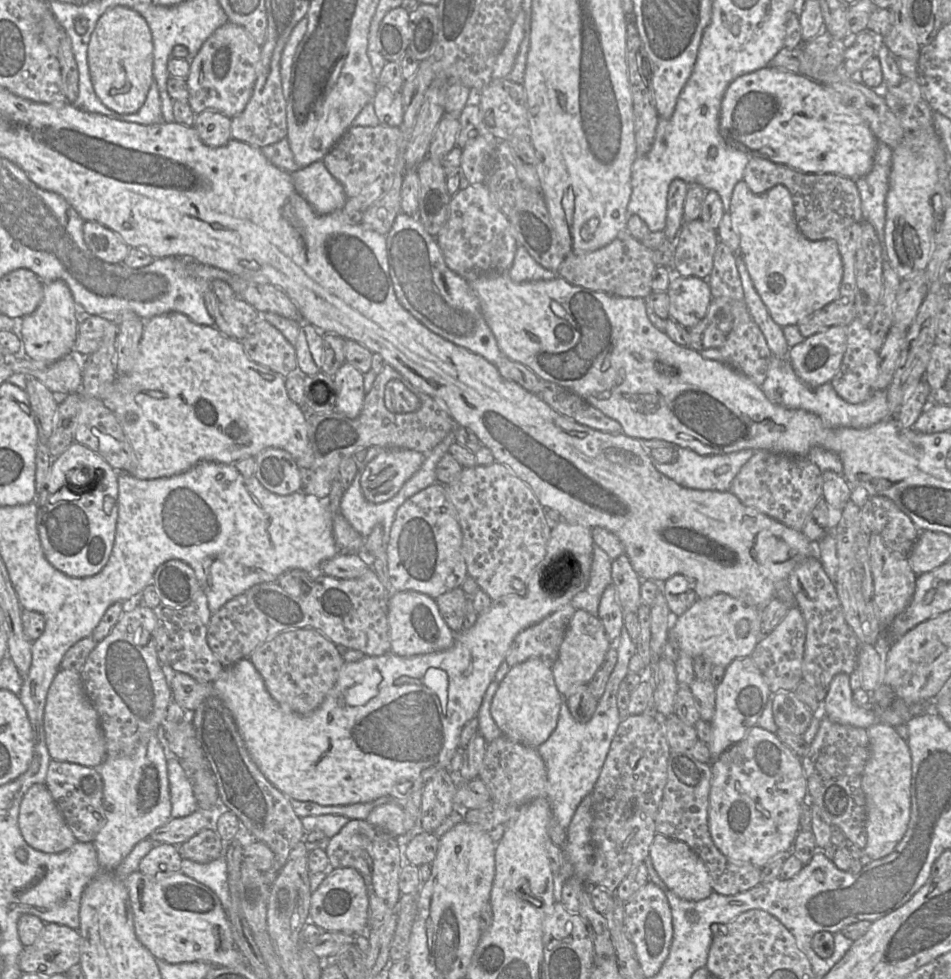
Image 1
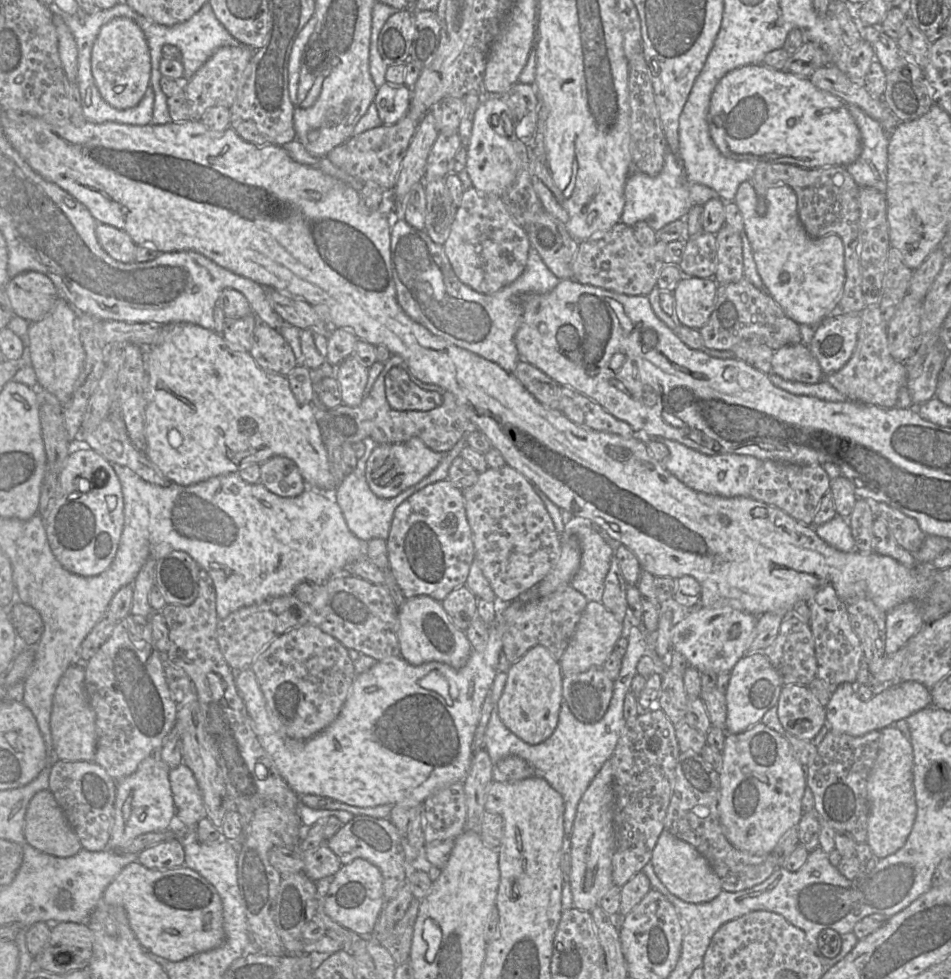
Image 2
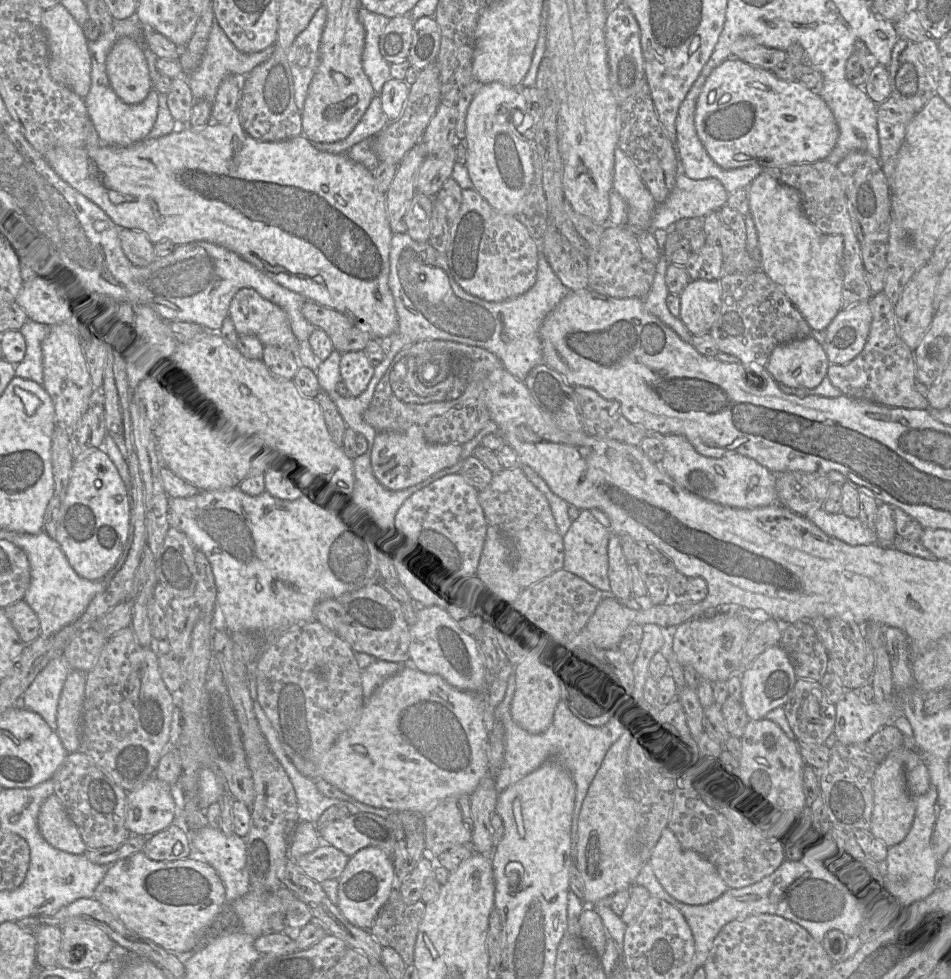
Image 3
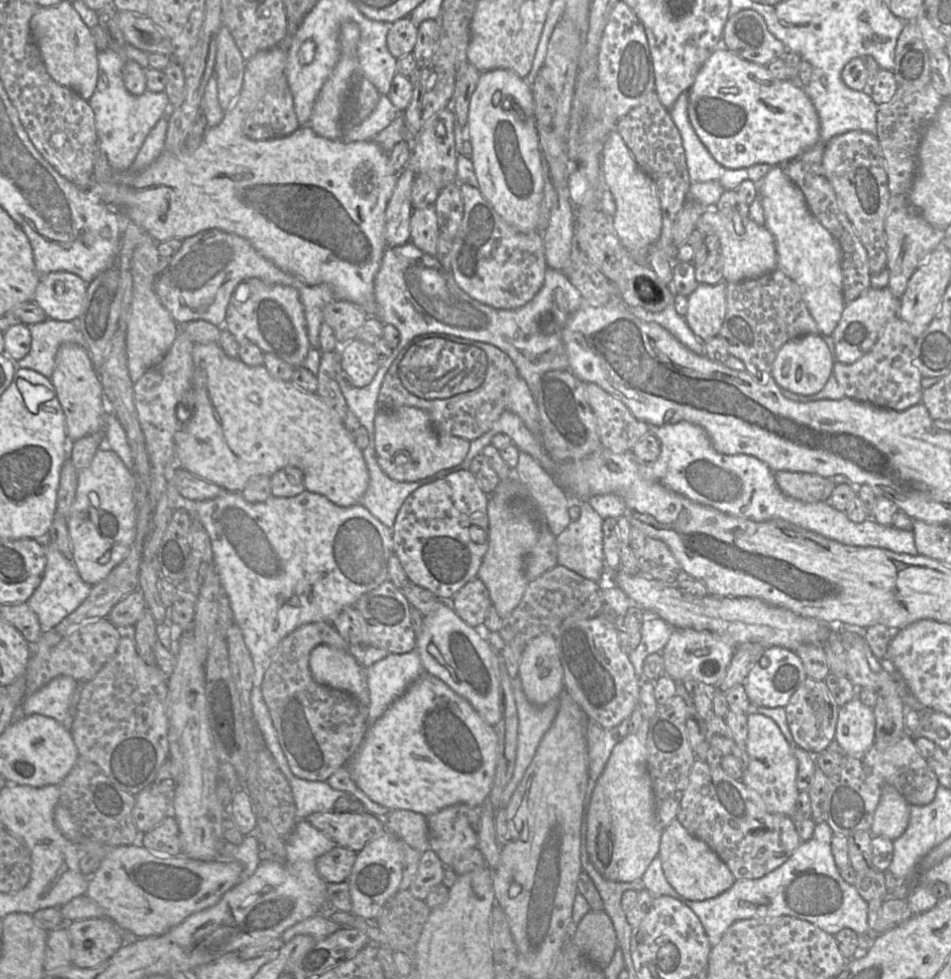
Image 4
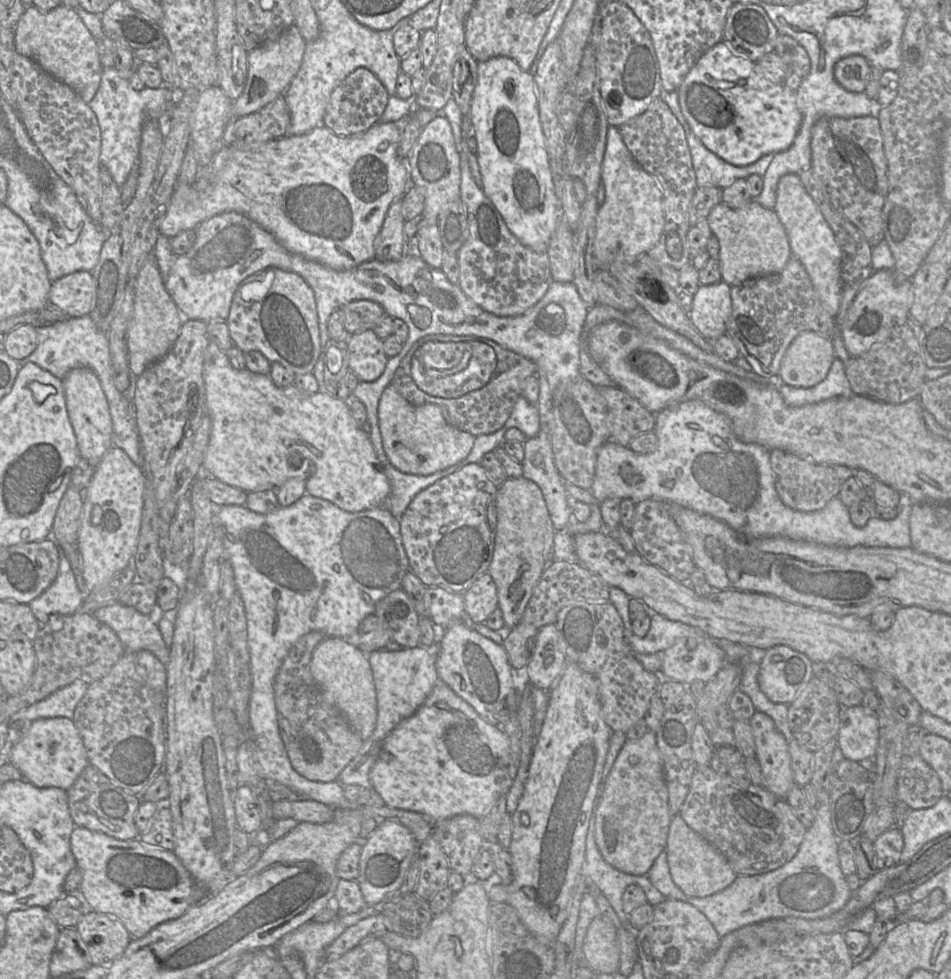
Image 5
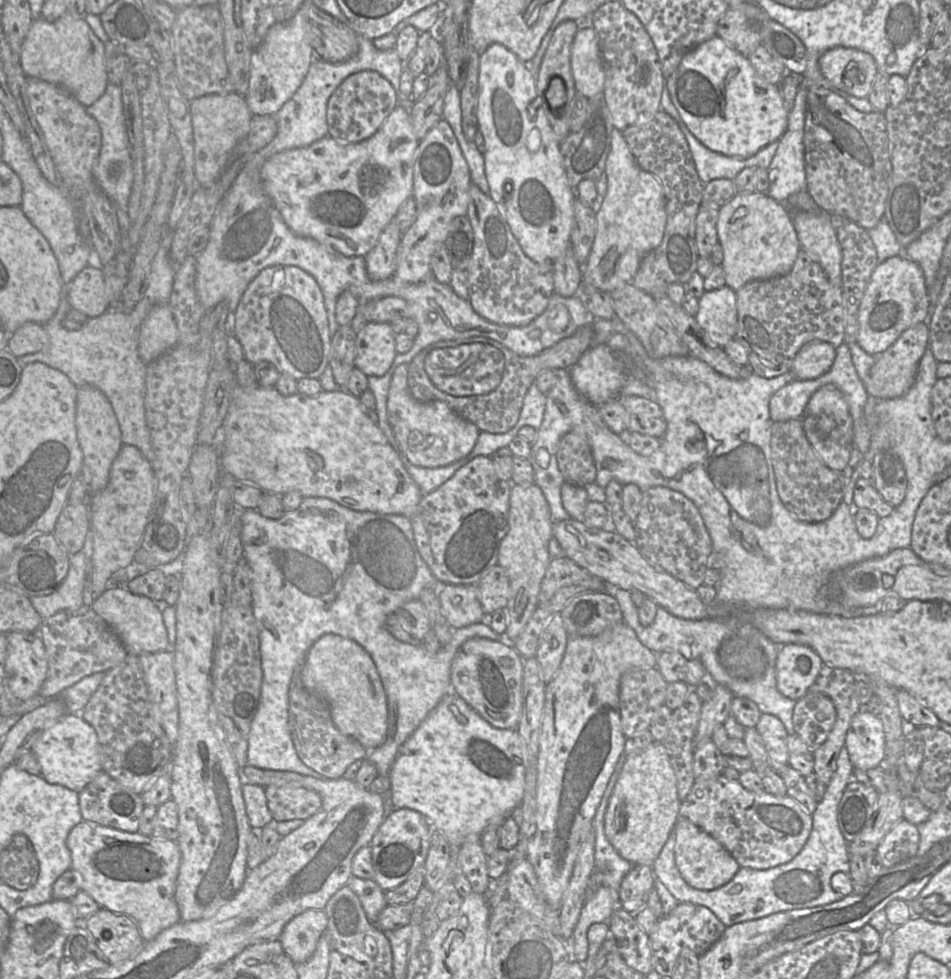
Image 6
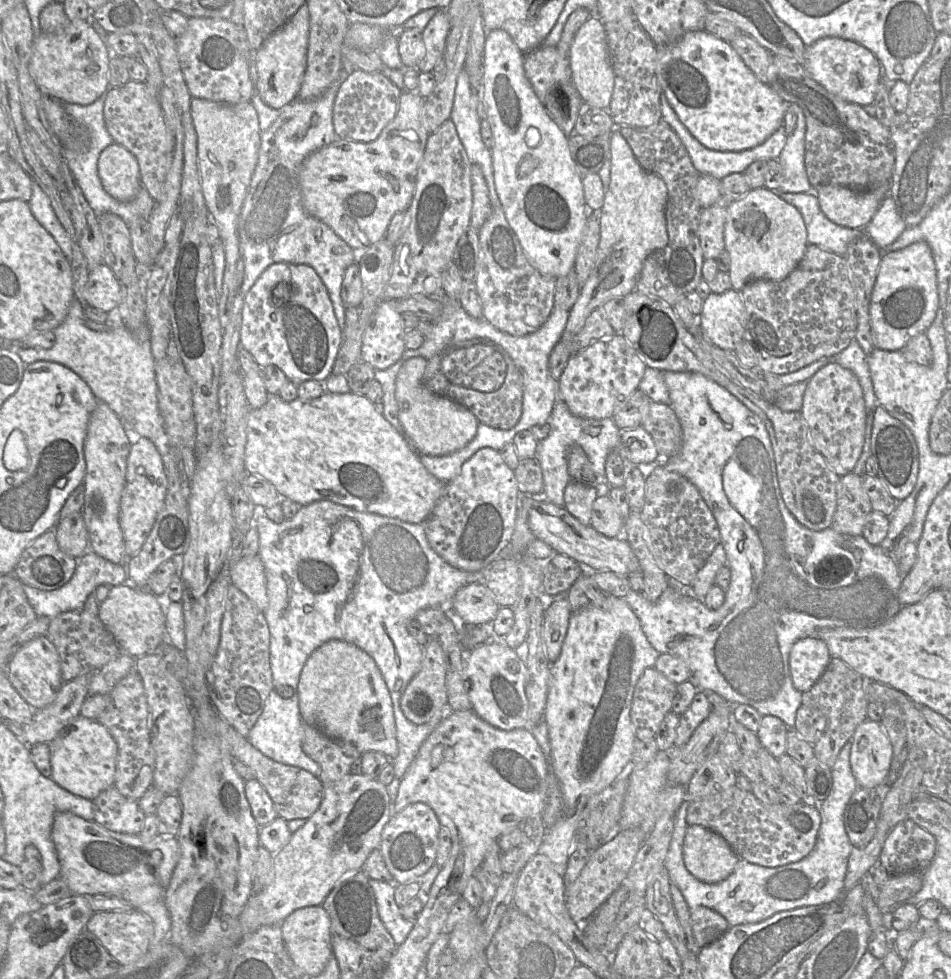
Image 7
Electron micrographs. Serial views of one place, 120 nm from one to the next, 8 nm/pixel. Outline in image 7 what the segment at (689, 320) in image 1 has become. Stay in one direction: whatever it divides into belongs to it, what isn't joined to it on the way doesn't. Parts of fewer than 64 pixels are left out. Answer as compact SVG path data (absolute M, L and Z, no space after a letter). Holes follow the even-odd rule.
M733 288L721 293L711 293L703 302L702 312L698 316L698 330L715 346L734 351L739 343L744 341L746 325L746 310L741 291Z

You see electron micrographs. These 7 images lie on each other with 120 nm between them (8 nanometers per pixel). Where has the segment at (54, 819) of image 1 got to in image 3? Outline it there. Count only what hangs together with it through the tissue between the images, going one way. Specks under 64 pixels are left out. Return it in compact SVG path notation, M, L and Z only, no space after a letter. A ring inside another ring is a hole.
M54 793L41 804L37 823L41 835L51 846L72 854L87 851L77 826Z

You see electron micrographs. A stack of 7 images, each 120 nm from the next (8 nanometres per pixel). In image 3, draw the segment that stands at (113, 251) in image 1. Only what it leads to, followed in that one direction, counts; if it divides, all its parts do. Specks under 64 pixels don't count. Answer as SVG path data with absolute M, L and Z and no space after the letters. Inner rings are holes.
M119 229L118 235L122 251L133 266L142 268L154 261L153 244L143 232Z

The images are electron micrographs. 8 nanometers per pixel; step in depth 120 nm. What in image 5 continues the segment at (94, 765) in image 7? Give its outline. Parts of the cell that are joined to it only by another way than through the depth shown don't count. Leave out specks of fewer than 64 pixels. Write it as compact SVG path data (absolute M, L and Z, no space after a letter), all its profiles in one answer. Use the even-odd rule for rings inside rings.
M40 718L27 724L22 736L12 746L9 761L22 773L23 778L38 787L69 789L89 765L87 752L80 733L70 718Z

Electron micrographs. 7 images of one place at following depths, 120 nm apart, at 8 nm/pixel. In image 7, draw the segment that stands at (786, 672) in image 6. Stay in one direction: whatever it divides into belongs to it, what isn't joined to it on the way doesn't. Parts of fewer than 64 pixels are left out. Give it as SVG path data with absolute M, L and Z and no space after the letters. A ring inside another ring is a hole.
M819 637L796 641L789 656L794 687L802 693L808 691L822 676L831 658L826 643Z

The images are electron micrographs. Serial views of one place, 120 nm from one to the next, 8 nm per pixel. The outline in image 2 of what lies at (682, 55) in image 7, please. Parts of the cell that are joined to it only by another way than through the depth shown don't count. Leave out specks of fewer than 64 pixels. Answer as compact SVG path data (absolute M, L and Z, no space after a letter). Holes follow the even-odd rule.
M763 64L746 65L728 72L715 86L711 95L708 112L708 125L710 137L719 152L733 160L748 160L753 162L768 162L776 164L793 164L806 169L822 168L829 166L843 166L853 163L861 153L859 129L850 115L847 104L832 93L815 87L809 78L798 77L785 71L769 68Z

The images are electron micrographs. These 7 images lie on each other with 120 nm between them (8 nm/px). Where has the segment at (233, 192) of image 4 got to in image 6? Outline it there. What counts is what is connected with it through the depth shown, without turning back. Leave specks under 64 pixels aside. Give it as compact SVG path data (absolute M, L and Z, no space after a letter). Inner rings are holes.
M301 6L288 21L273 24L260 45L252 51L249 85L244 95L250 112L275 115L299 88L314 58L306 12ZM397 105L390 115L385 119L375 134L366 140L356 143L340 142L327 135L309 146L293 148L272 155L263 165L261 176L263 186L267 195L272 199L275 207L280 212L284 222L290 230L298 236L309 237L316 241L329 245L347 257L367 255L376 245L378 238L395 217L399 207L409 197L413 196L413 169L416 157L416 150L420 140L416 137L410 120L409 111Z

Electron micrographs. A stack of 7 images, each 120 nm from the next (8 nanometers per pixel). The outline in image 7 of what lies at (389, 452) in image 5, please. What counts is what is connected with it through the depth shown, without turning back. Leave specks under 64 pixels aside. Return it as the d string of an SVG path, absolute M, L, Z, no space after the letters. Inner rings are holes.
M413 357L401 366L395 383L398 418L413 448L419 454L442 456L464 448L476 435L478 420L463 405L431 392L422 382L427 365L424 357Z

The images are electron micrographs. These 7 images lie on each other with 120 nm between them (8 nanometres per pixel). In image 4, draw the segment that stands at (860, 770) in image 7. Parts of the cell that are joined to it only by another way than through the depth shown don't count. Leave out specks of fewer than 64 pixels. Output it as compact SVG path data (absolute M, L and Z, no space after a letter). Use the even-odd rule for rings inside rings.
M855 697L838 711L835 739L844 754L863 754L875 743L873 709Z

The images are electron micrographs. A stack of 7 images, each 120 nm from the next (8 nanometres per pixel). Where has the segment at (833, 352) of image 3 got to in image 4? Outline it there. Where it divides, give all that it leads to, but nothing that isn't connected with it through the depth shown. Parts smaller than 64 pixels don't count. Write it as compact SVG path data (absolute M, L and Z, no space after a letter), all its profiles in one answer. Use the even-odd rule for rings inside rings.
M868 288L863 294L850 303L846 303L840 321L831 334L836 361L851 364L866 354L877 341L885 324L899 316L899 299L886 288Z

